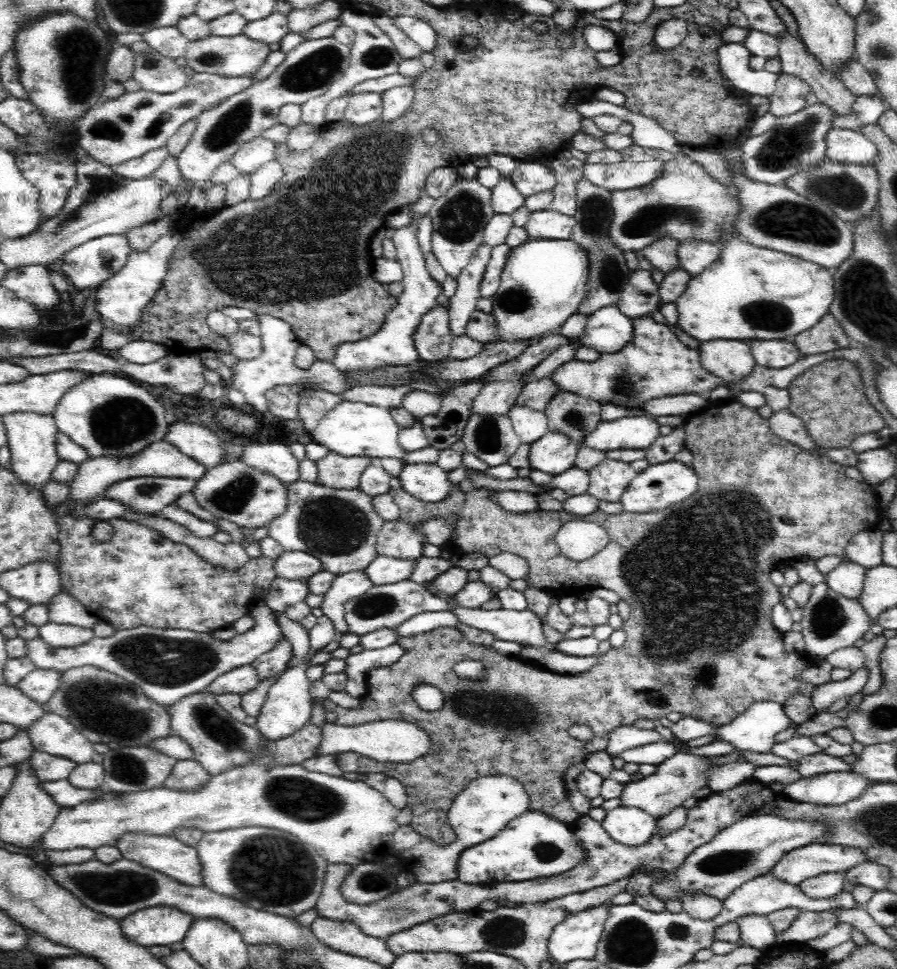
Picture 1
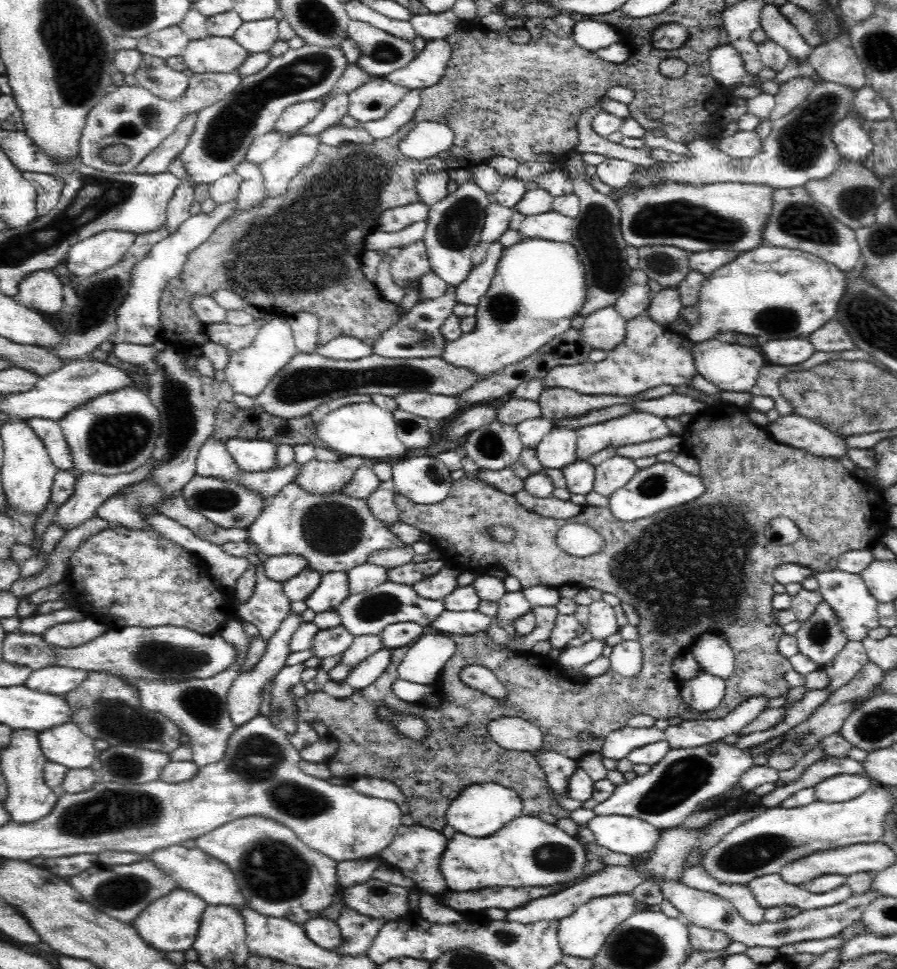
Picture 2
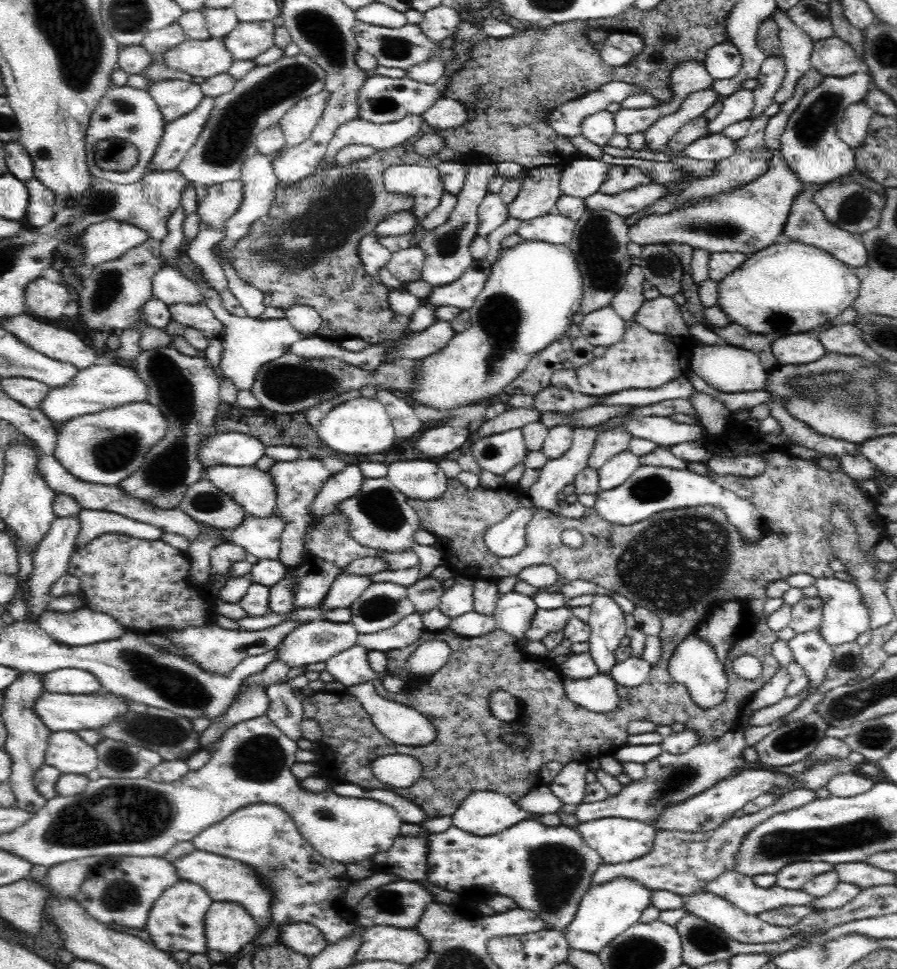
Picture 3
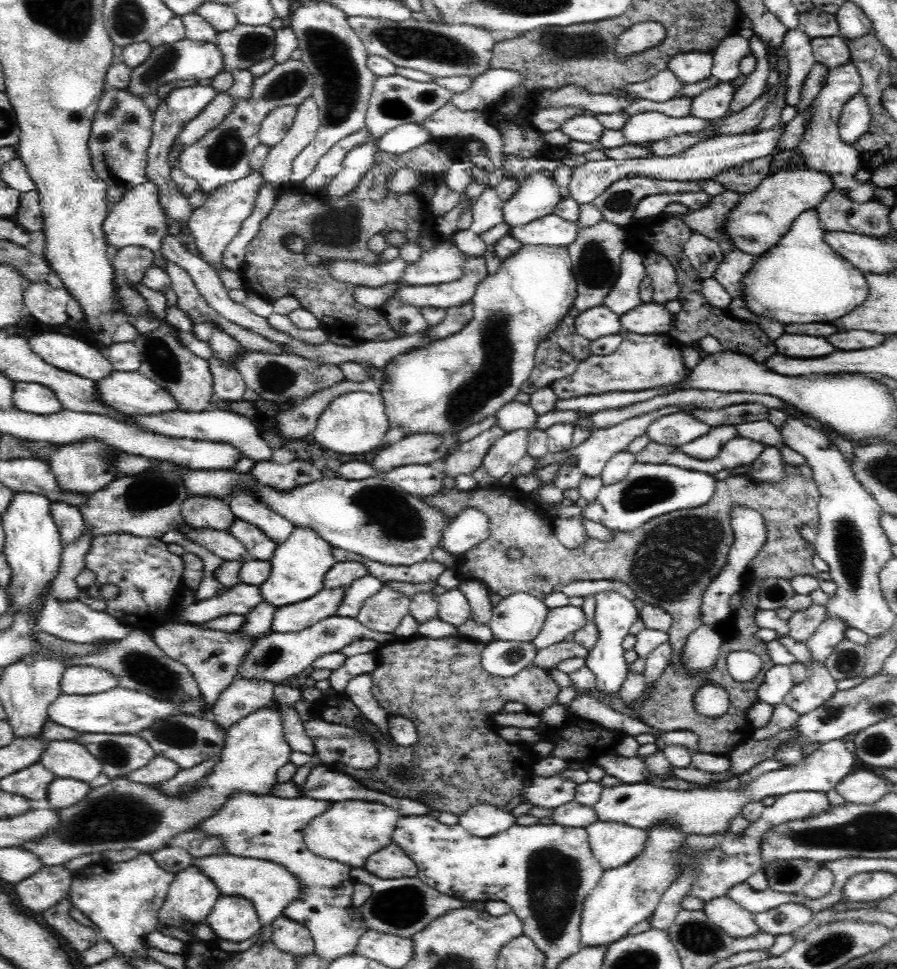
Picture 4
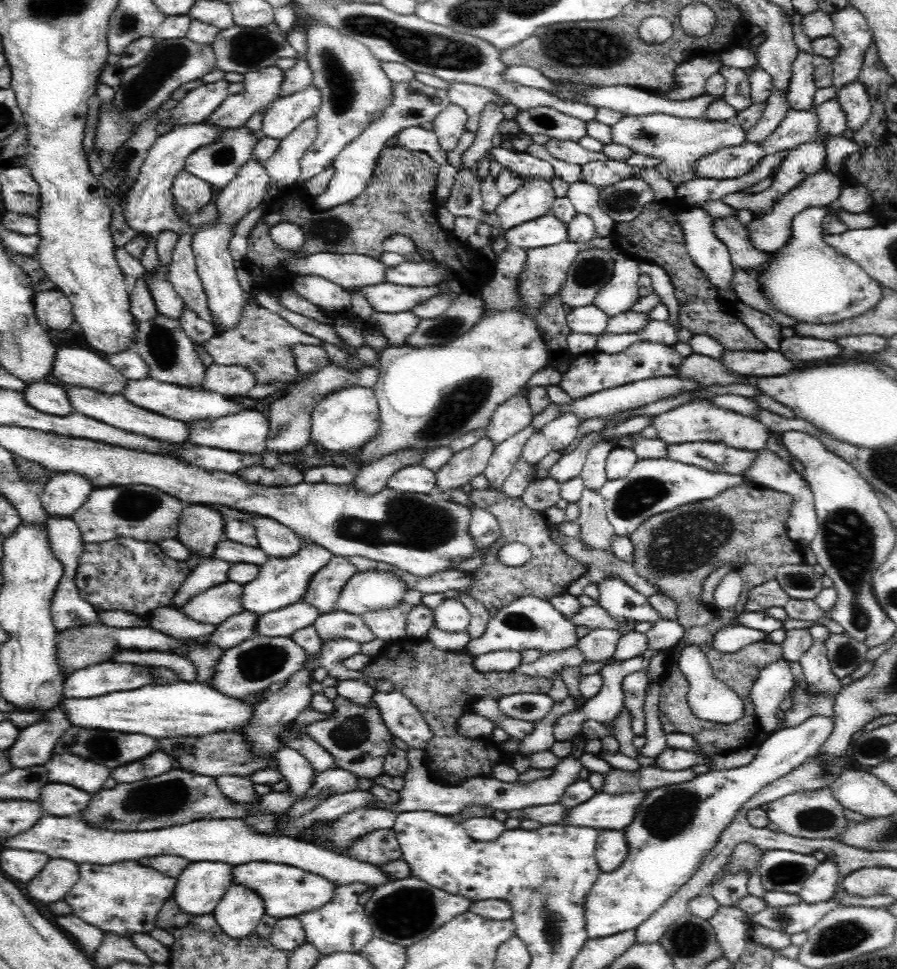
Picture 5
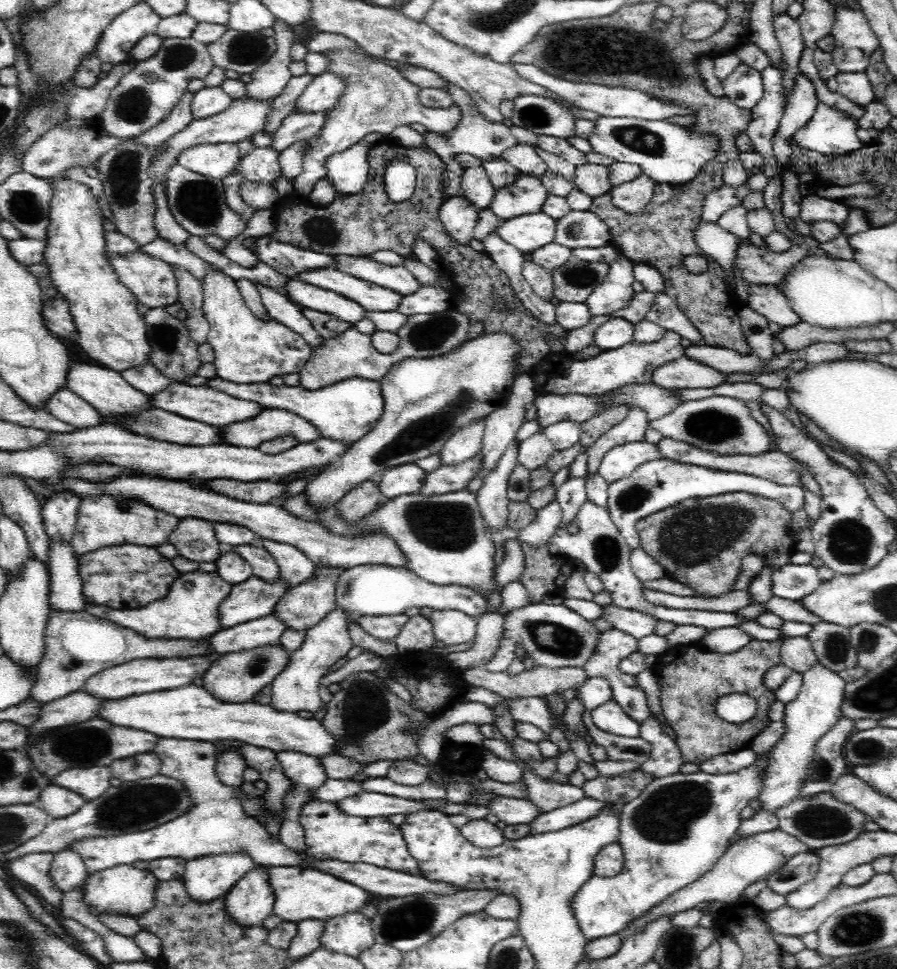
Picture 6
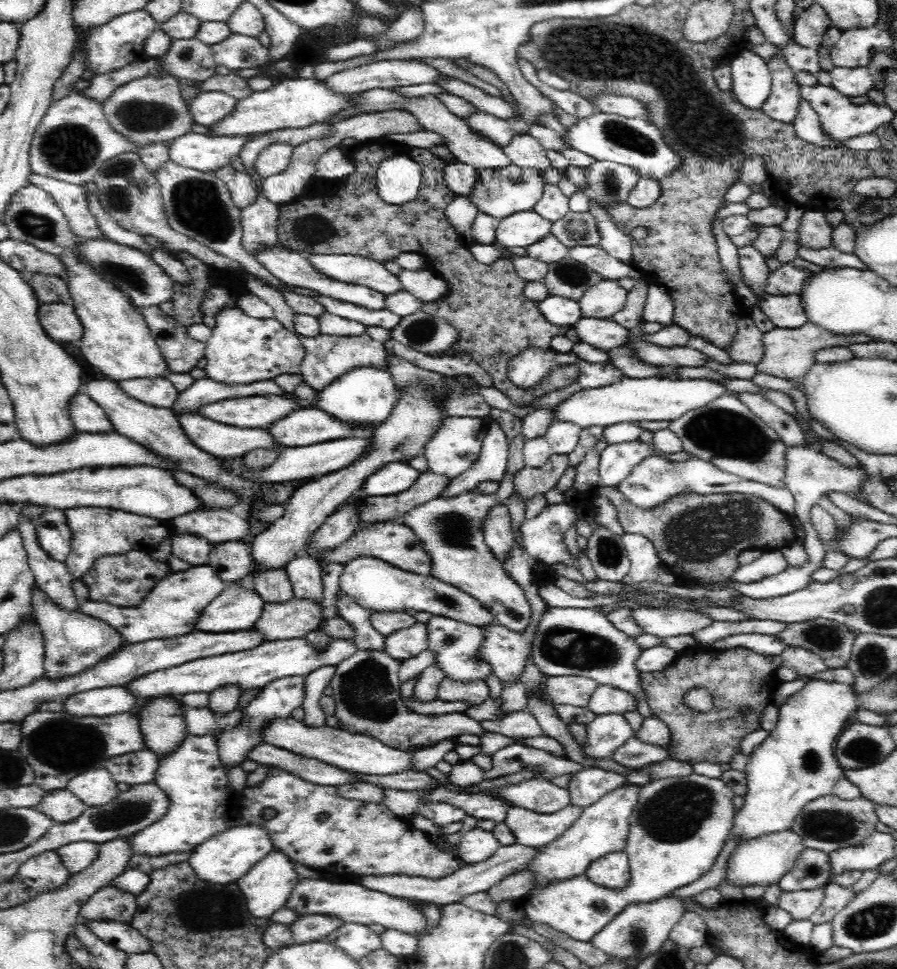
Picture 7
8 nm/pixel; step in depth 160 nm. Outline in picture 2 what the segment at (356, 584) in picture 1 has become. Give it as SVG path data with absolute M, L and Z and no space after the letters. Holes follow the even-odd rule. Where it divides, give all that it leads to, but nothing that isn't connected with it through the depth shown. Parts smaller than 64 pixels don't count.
M322 572L320 582L304 603L306 608L316 613L339 610L340 603L348 596L346 590L348 585L345 572Z

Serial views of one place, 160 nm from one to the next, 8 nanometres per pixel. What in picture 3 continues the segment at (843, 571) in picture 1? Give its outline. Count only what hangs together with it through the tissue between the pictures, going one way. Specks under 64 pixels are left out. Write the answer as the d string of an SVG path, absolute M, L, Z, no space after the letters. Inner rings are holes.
M835 577L817 578L815 587L823 602L823 619L817 627L818 636L822 637L830 647L834 648L845 642L855 641L859 634L868 630L868 611L854 583Z

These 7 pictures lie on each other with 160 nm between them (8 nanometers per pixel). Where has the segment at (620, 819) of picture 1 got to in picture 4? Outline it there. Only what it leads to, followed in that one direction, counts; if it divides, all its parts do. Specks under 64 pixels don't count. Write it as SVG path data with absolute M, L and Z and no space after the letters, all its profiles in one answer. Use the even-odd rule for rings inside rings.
M596 821L585 828L591 852L606 871L634 861L644 850L646 831L626 824Z

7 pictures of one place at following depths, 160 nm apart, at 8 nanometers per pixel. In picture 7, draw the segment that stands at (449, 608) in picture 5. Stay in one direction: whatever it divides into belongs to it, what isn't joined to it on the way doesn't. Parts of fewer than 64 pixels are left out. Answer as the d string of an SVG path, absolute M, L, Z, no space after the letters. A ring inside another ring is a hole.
M433 616L426 623L428 646L426 649L434 653L434 667L442 671L442 676L456 683L484 681L493 673L492 667L485 660L479 659L479 646L484 640L482 627L467 625L442 616Z

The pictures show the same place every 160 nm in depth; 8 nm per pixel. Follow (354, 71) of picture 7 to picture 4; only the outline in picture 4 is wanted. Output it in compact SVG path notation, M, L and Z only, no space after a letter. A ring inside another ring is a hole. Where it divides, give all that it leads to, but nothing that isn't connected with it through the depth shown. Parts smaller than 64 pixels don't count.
M278 105L278 108L266 112L266 116L260 122L259 139L262 144L273 147L285 137L297 117L298 105Z

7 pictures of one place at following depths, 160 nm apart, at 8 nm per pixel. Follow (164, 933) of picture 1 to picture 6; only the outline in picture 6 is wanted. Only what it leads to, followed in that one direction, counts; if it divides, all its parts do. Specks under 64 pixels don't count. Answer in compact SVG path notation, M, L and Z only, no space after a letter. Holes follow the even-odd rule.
M244 851L209 855L187 861L181 878L194 900L210 902L227 894L254 866Z

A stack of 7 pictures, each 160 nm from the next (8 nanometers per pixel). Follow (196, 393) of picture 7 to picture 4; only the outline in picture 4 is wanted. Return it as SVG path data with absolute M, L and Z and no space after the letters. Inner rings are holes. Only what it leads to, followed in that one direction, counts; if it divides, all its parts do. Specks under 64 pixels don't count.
M355 391L337 396L326 406L324 412L318 416L315 430L310 437L331 452L364 454L372 448L378 448L387 431L388 419L384 414L380 392L370 394Z

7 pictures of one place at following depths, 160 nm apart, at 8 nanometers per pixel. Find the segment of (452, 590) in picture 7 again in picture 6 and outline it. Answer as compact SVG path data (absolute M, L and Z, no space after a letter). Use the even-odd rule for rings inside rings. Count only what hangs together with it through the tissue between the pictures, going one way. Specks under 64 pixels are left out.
M364 564L344 569L337 576L335 586L336 604L344 610L354 610L362 616L394 616L404 614L408 608L432 608L439 610L458 610L470 617L478 618L489 612L487 598L476 591L458 585L432 584L407 567Z

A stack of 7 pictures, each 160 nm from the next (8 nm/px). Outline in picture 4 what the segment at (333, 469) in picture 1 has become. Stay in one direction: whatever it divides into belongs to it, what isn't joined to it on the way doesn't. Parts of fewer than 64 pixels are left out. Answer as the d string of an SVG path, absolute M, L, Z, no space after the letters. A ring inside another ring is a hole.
M294 459L287 464L273 461L254 461L249 472L260 484L276 490L292 490L294 486L304 486L325 476L324 471L315 468L312 463Z

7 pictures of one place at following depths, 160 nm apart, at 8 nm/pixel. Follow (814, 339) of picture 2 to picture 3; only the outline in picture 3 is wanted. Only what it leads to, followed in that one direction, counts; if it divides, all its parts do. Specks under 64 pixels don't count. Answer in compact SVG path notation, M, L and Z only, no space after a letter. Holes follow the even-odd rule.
M844 324L844 326L836 326L836 328L822 332L820 342L826 346L828 352L855 357L869 347L862 338L861 330L855 324Z

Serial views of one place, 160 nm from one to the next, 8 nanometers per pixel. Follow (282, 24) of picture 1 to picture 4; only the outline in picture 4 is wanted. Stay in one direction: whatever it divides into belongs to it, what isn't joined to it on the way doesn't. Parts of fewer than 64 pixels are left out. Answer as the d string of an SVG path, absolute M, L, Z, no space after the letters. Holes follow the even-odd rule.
M238 23L230 30L218 32L214 44L222 53L224 71L249 70L254 63L273 58L276 34L267 25L244 26Z

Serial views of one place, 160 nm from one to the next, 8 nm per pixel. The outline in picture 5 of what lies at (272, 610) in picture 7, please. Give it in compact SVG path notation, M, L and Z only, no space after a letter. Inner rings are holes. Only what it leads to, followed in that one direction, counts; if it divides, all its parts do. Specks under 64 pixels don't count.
M332 556L318 572L314 572L314 576L310 576L306 592L298 601L318 609L318 616L332 612L342 587L356 572L356 567L349 559Z

